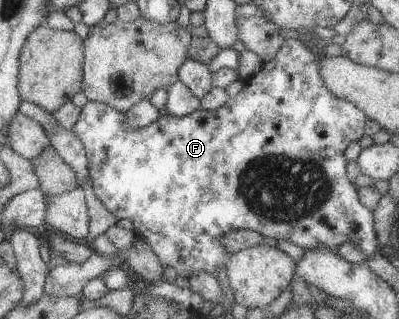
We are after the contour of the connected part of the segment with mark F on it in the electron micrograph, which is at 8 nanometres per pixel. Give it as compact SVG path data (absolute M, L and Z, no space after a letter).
M286 37L283 44L279 46L277 54L270 60L261 63L261 70L253 76L249 76L243 81L243 87L235 96L228 97L220 108L213 111L204 109L195 110L186 116L159 116L153 120L149 126L142 128L129 128L125 124L125 113L119 112L105 106L103 102L87 103L80 108L80 114L77 122L71 126L71 132L79 138L79 142L85 150L86 160L88 163L88 176L92 183L93 194L95 197L111 212L116 219L127 219L133 224L133 231L138 238L142 238L152 252L157 256L161 265L173 268L173 271L181 278L189 278L191 274L207 272L211 276L217 276L217 268L226 264L228 256L227 250L221 246L221 238L229 230L247 230L261 234L263 237L277 240L285 240L301 246L305 251L317 250L317 248L329 248L336 250L349 242L351 246L357 246L363 256L371 258L378 252L378 242L373 229L373 212L359 202L357 190L354 183L351 183L346 174L345 166L348 163L344 158L343 150L352 141L358 141L364 135L364 126L367 118L357 106L335 98L327 88L324 81L319 75L319 56L313 54L300 41Z

